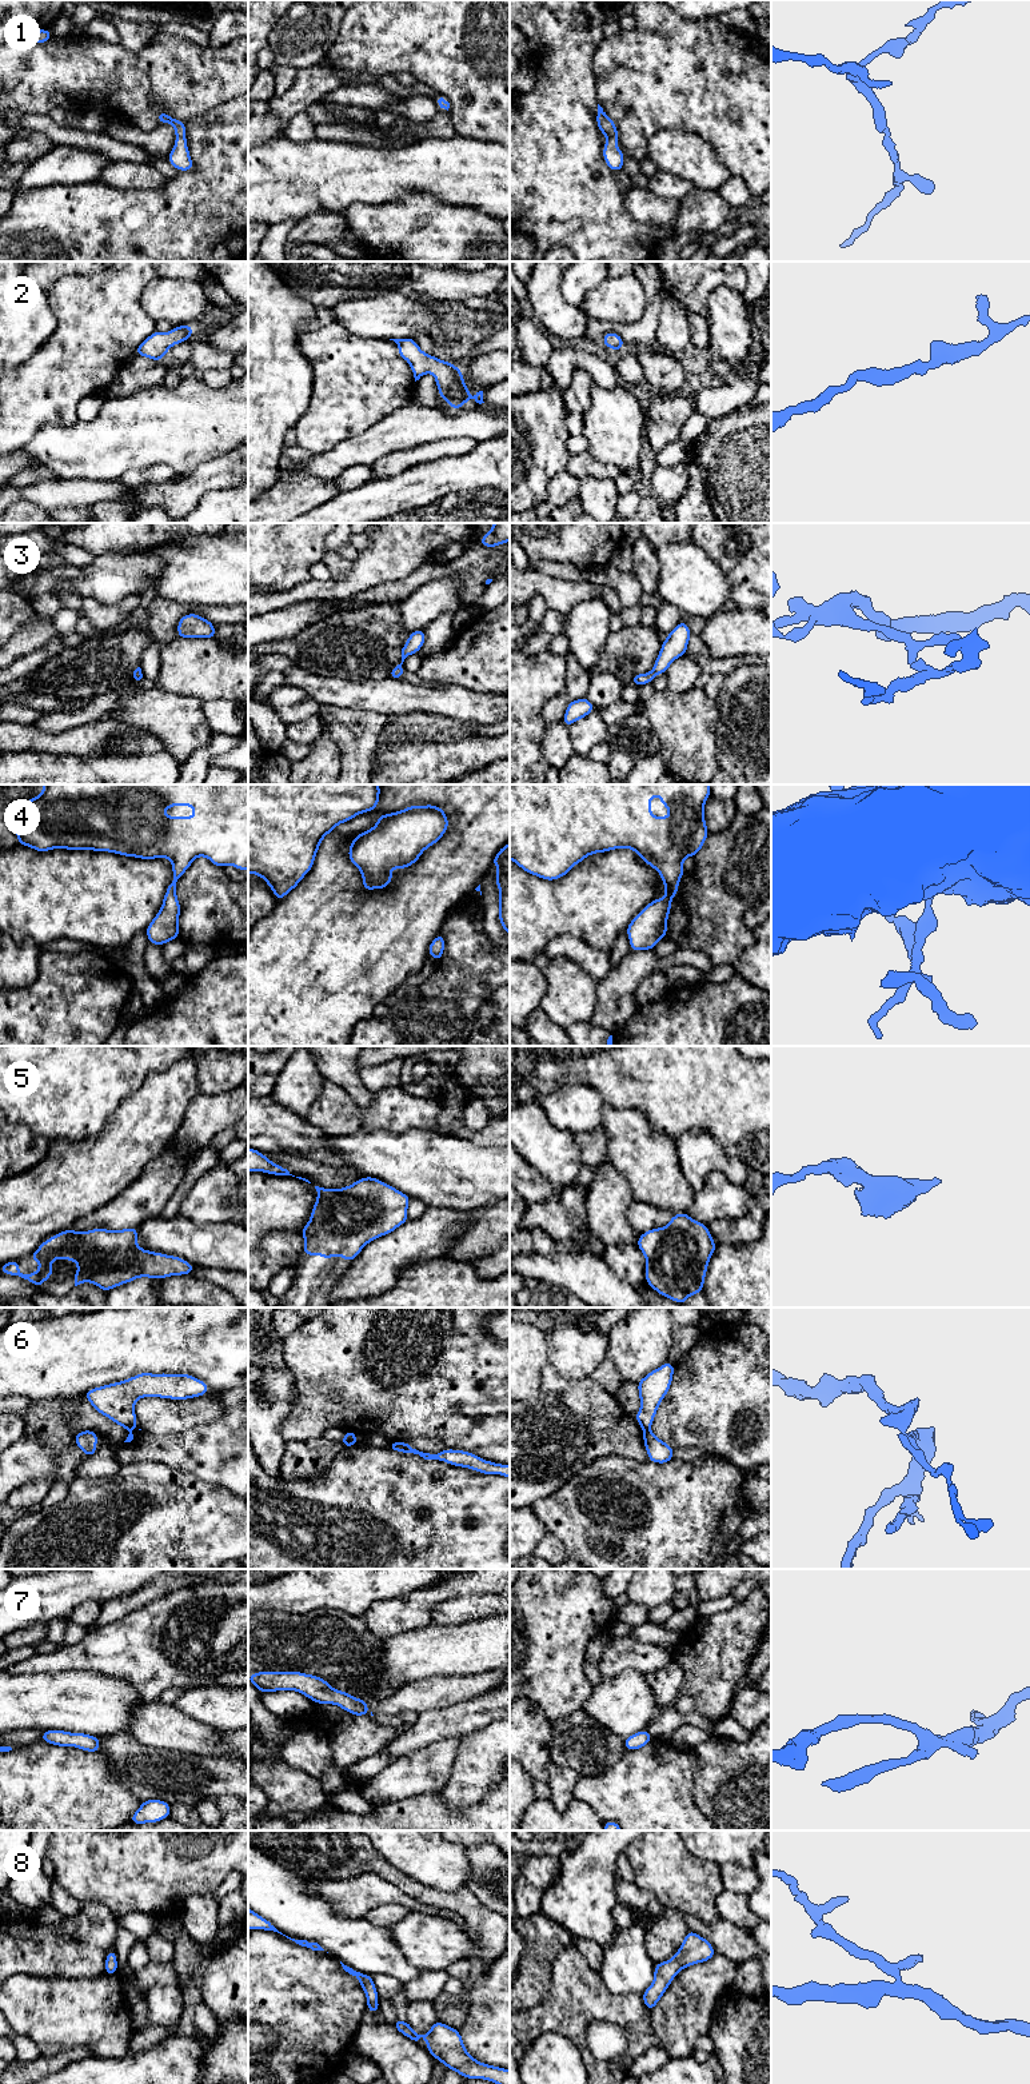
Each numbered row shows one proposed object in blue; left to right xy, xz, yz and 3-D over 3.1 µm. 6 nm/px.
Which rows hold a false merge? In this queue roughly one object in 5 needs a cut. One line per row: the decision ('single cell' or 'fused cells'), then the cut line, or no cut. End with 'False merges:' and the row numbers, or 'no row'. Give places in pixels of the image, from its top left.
1: single cell; cut none
2: single cell; cut none
3: single cell; cut none
4: single cell; cut none
5: single cell; cut none
6: fused cells; cut yz (645, 1429), (649, 1430)
7: single cell; cut none
8: single cell; cut none
False merges: 6

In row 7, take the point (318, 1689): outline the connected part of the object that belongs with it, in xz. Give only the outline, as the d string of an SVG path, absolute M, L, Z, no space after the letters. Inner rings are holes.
M258 1672L248 1680L263 1692L296 1690L316 1704L334 1704L354 1716L366 1716L367 1700L356 1698L347 1692L335 1690L324 1678L302 1672Z

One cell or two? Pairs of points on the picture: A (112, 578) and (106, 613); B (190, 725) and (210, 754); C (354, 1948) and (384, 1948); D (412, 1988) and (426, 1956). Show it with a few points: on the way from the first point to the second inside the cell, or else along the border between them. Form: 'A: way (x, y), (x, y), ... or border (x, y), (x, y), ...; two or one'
A: border (83, 598), (95, 598), (108, 605), (122, 601); two
B: border (214, 733), (210, 741), (199, 746), (180, 766); two
C: way (362, 1948), (376, 1948); one
D: border (420, 1969), (444, 1971); two

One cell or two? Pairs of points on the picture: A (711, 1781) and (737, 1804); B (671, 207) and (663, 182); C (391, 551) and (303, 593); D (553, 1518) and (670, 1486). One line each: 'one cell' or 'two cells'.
A: one cell
B: two cells
C: one cell
D: one cell

